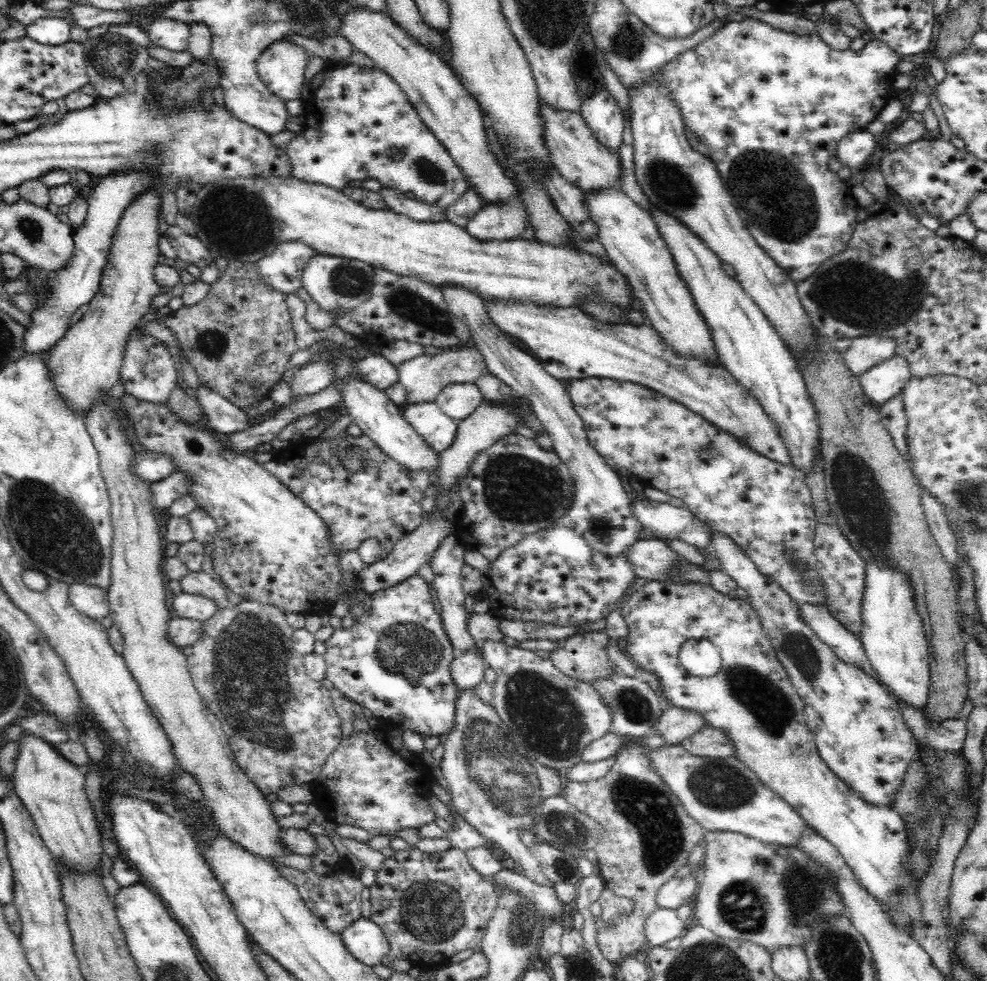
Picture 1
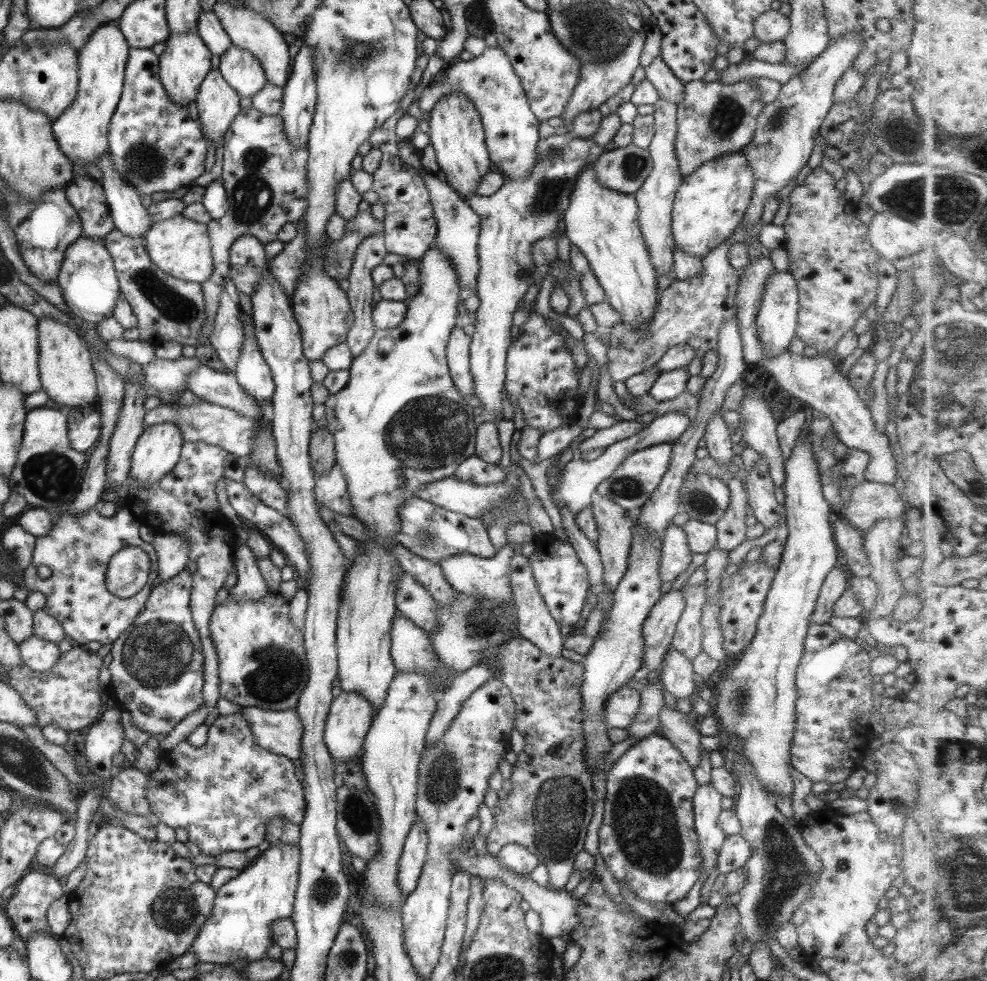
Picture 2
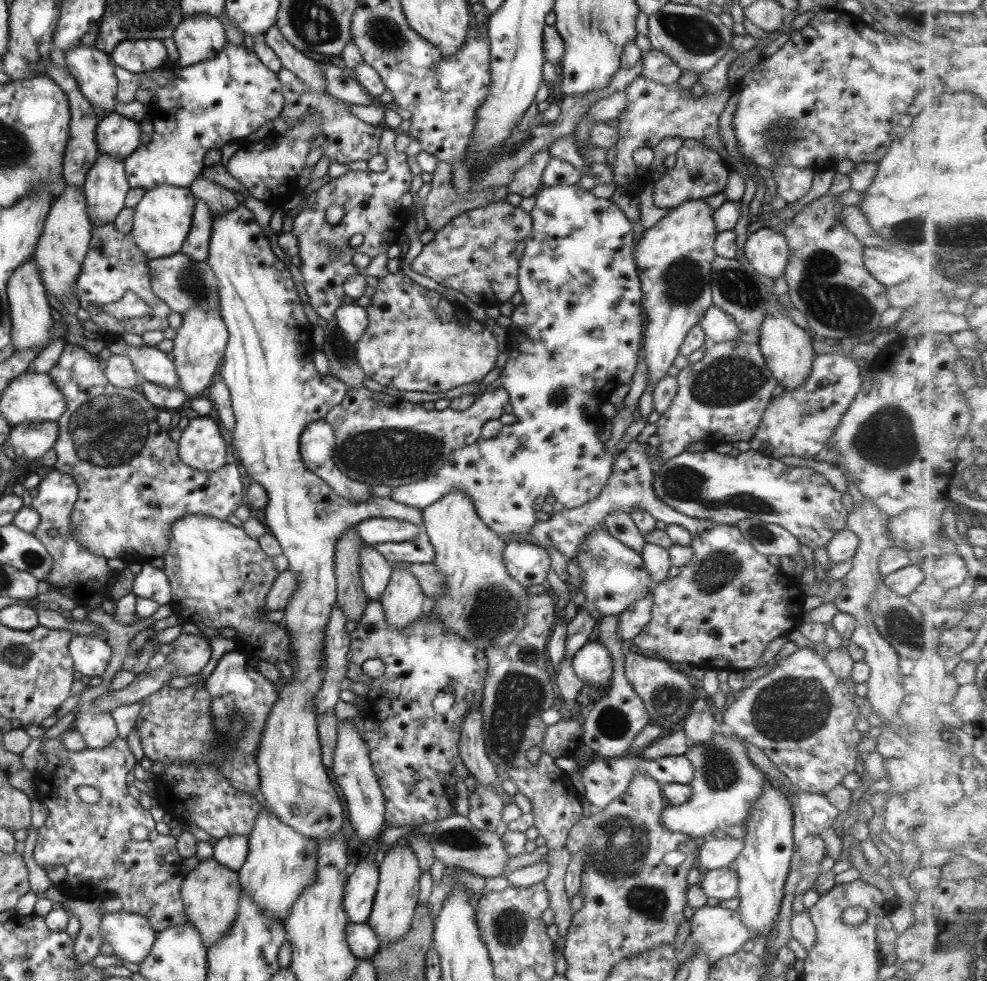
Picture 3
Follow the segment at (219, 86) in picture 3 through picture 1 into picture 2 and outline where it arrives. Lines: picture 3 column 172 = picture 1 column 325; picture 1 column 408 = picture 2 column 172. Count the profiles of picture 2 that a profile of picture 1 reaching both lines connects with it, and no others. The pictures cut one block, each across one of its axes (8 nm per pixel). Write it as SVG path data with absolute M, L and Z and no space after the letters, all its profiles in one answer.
M130 48L124 66L122 91L111 115L108 135L108 157L117 176L135 189L141 196L149 196L153 192L173 192L203 174L205 145L200 140L197 122L186 114L185 107L168 99L158 79L158 56L151 49Z

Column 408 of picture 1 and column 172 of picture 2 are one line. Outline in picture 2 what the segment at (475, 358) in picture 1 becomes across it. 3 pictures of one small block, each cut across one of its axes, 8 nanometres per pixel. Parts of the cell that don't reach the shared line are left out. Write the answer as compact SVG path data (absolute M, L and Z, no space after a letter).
M179 357L177 360L153 358L143 366L145 382L157 391L161 404L175 403L175 397L185 391L187 377L201 366L198 360Z

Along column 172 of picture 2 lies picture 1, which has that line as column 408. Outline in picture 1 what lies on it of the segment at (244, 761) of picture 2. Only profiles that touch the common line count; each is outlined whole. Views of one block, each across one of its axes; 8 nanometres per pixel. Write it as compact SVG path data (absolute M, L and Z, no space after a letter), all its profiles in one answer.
M382 725L375 729L370 727L368 731L354 730L345 736L338 748L328 756L318 780L310 784L314 796L312 804L318 806L321 813L337 826L362 828L370 836L393 837L406 828L419 829L430 823L441 822L430 802L430 785L435 781L433 766L426 764L419 753L412 752L401 736L390 734L390 729Z

